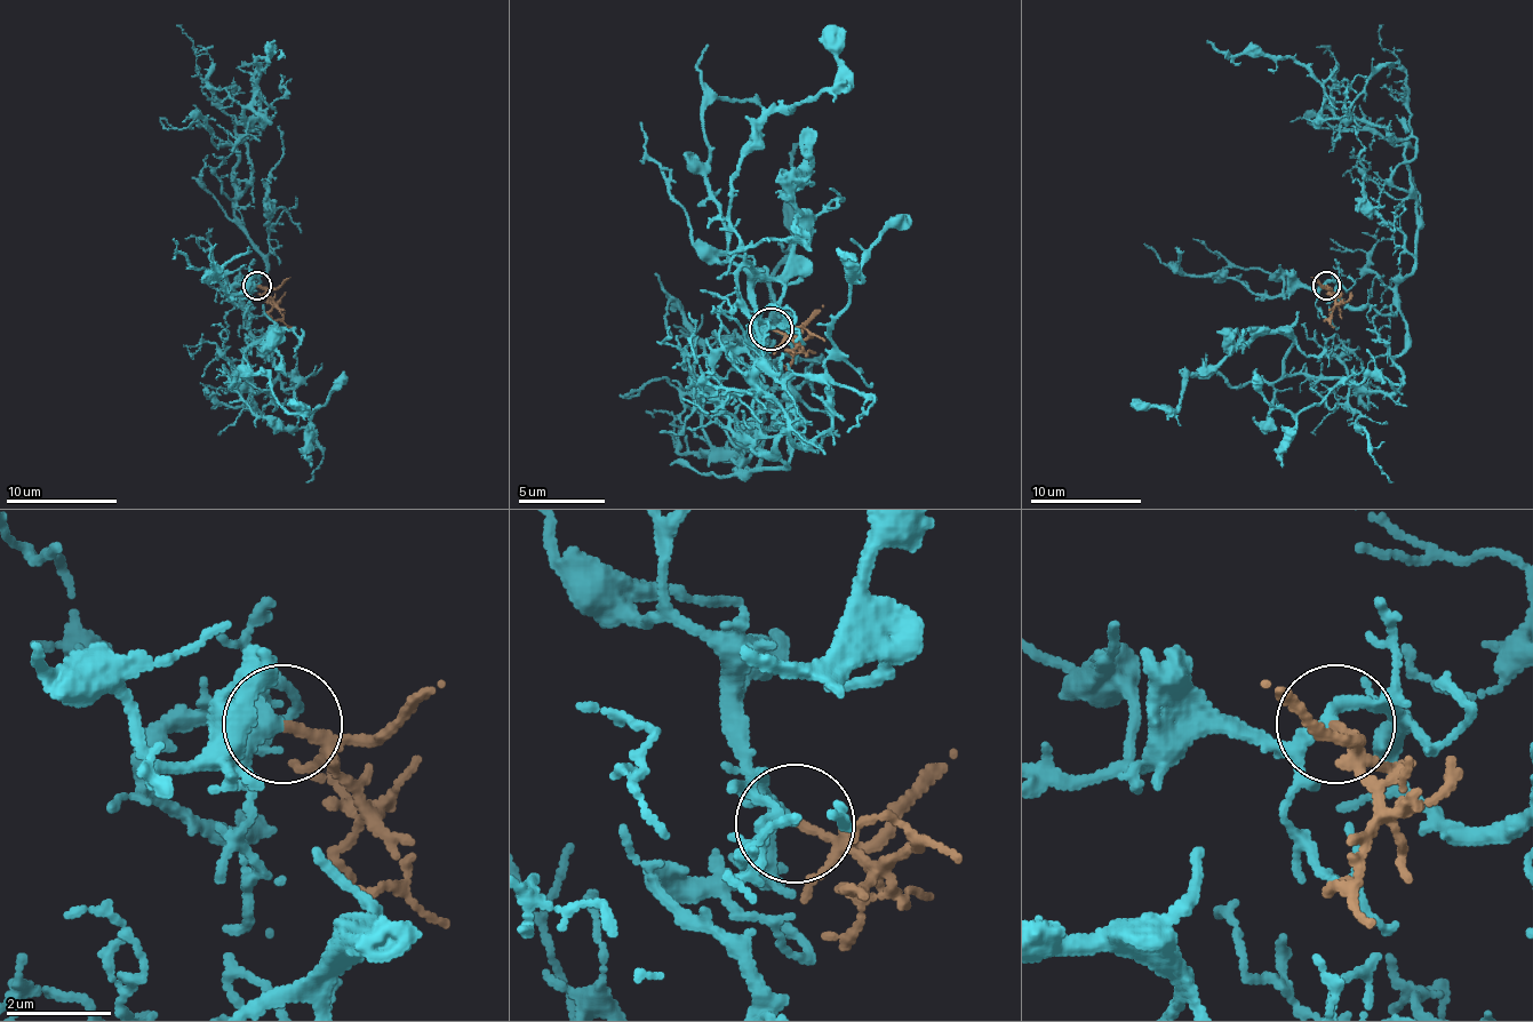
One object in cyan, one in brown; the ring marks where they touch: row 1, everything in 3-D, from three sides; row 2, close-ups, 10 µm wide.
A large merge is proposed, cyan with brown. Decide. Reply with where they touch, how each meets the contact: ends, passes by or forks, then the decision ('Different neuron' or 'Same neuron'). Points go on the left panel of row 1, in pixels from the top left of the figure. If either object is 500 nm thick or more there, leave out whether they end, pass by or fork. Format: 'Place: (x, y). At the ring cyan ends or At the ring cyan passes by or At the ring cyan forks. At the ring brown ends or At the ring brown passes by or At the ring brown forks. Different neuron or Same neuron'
Place: (257, 285). At the ring cyan passes by. At the ring brown ends. Same neuron

